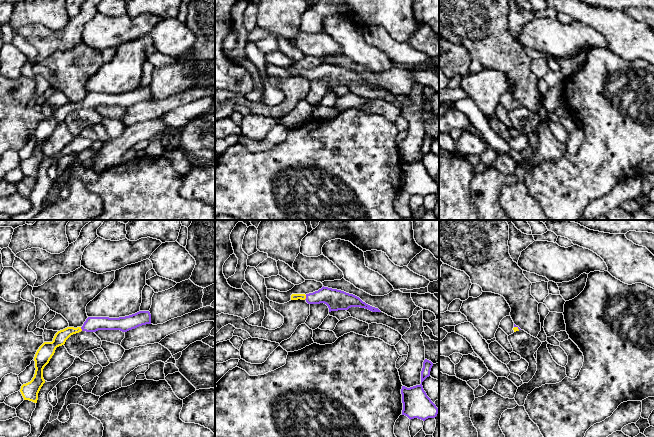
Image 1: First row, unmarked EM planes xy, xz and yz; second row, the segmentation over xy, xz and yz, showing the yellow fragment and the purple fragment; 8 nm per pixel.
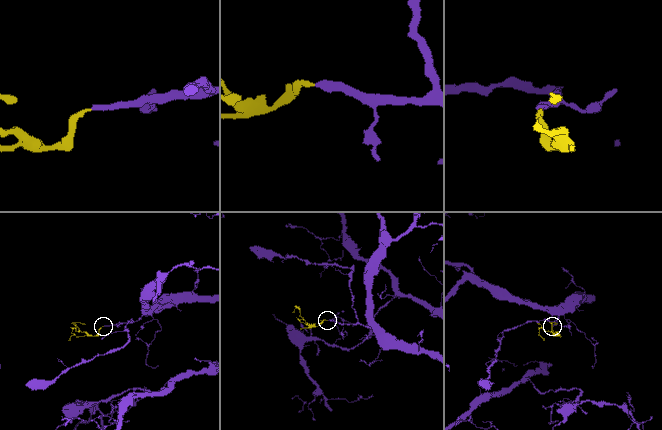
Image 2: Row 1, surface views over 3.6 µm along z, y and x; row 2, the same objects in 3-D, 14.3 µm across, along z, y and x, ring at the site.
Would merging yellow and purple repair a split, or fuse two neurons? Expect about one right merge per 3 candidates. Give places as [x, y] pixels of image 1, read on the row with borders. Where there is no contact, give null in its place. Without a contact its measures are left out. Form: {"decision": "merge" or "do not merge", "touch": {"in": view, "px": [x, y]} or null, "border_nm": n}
{"decision": "merge", "touch": {"in": "xz", "px": [305, 297]}, "border_nm": 40}

